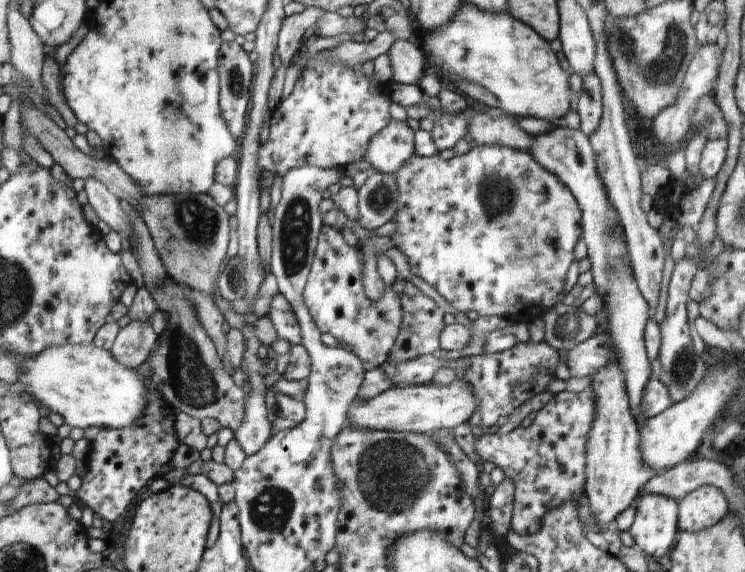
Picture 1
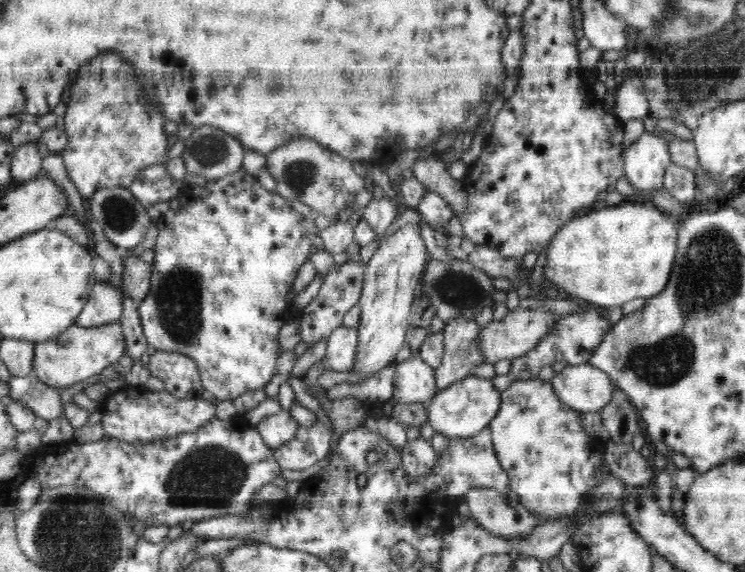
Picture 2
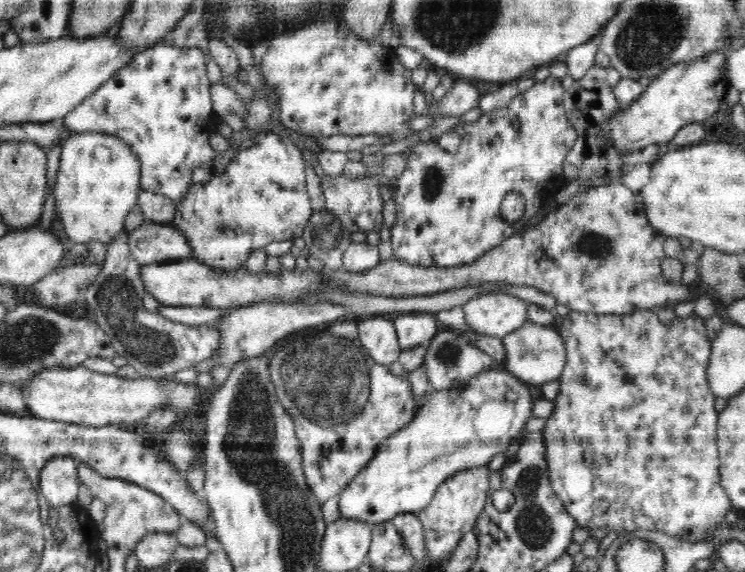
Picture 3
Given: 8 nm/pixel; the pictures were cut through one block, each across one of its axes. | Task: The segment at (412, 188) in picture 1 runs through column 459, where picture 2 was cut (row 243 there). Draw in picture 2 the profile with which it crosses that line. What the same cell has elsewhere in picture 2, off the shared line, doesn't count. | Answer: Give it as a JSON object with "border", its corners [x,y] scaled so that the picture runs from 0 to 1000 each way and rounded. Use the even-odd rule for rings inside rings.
{"border":[[[326,290],[317,302],[301,309],[295,316],[279,316],[274,329],[250,325],[238,346],[231,346],[224,355],[227,364],[211,386],[212,413],[205,430],[208,455],[203,469],[201,507],[196,521],[185,531],[185,549],[200,603],[207,605],[209,612],[239,615],[260,628],[266,638],[268,666],[277,691],[286,694],[290,701],[313,703],[323,689],[354,678],[369,656],[372,626],[379,619],[373,607],[373,582],[377,573],[384,572],[379,551],[389,533],[384,528],[384,514],[393,507],[393,493],[400,481],[400,472],[404,472],[405,462],[415,456],[423,435],[411,413],[413,406],[405,395],[404,383],[408,379],[393,365],[389,353],[373,336],[370,339],[358,336],[344,309],[330,302]]]}

